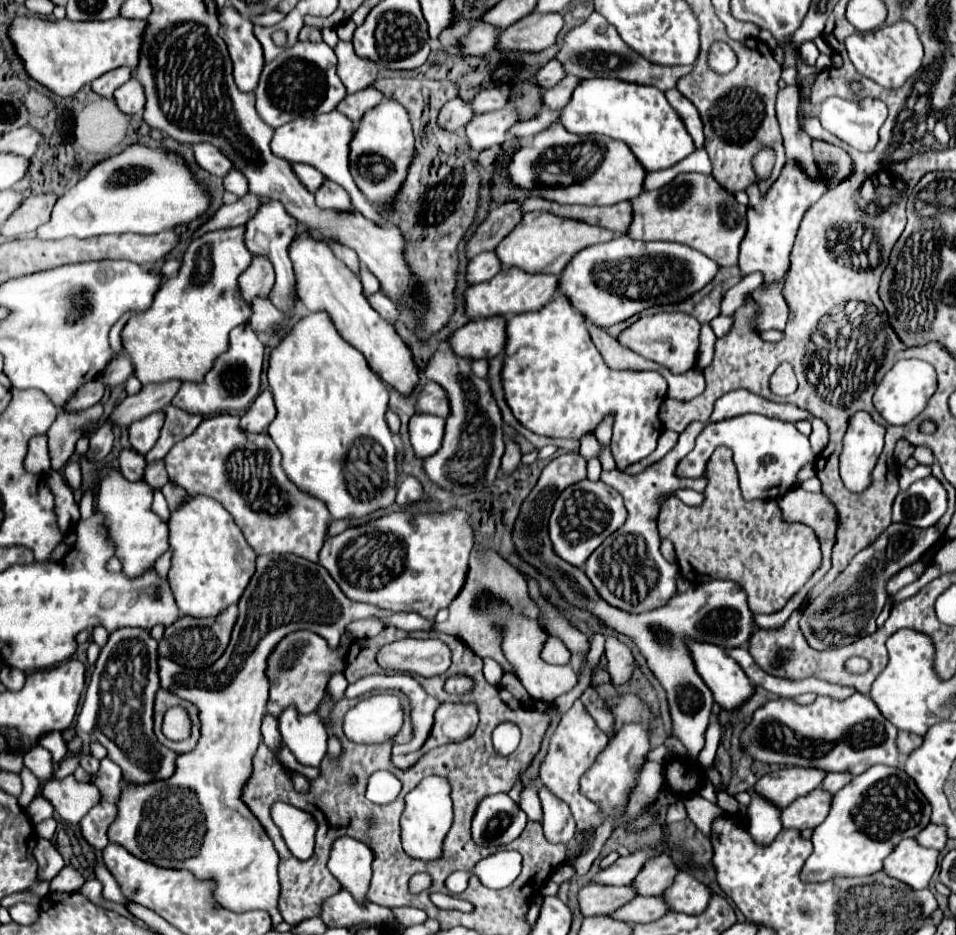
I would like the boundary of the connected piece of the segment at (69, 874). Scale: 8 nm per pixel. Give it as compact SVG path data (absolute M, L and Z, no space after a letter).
M70 865L62 867L62 871L52 879L49 883L49 891L51 893L74 893L74 891L80 891L80 887L84 885L84 877Z

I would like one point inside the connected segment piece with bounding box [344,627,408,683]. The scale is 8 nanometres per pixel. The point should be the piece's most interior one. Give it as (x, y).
(362, 656)

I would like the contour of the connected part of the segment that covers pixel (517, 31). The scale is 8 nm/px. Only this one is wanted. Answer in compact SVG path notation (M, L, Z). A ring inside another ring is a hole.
M530 13L500 33L498 47L508 51L542 51L556 43L562 27L562 13Z

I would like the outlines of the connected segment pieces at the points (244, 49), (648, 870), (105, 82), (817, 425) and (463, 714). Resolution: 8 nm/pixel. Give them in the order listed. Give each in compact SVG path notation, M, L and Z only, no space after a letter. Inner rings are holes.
M226 3L220 11L220 33L228 45L230 57L234 61L234 81L238 89L252 93L254 85L258 85L258 77L262 73L264 55L262 45L252 33L252 21L242 17L234 5Z
M660 855L656 861L648 861L638 877L634 879L634 887L640 895L656 895L666 891L666 887L680 873L680 867L670 855Z
M120 67L120 69L112 69L110 73L104 73L102 77L98 77L94 83L92 83L92 89L102 95L102 97L112 97L114 91L124 85L126 81L132 79L132 69L126 69L126 67Z
M819 418L812 420L812 433L809 436L812 450L819 455L822 448L825 448L829 440L829 430L827 425Z
M442 703L434 713L434 725L430 731L430 737L426 739L424 747L414 753L396 755L394 765L400 769L406 769L416 763L416 759L426 754L434 747L440 747L444 743L464 741L474 733L478 725L478 711L474 705L450 705Z

